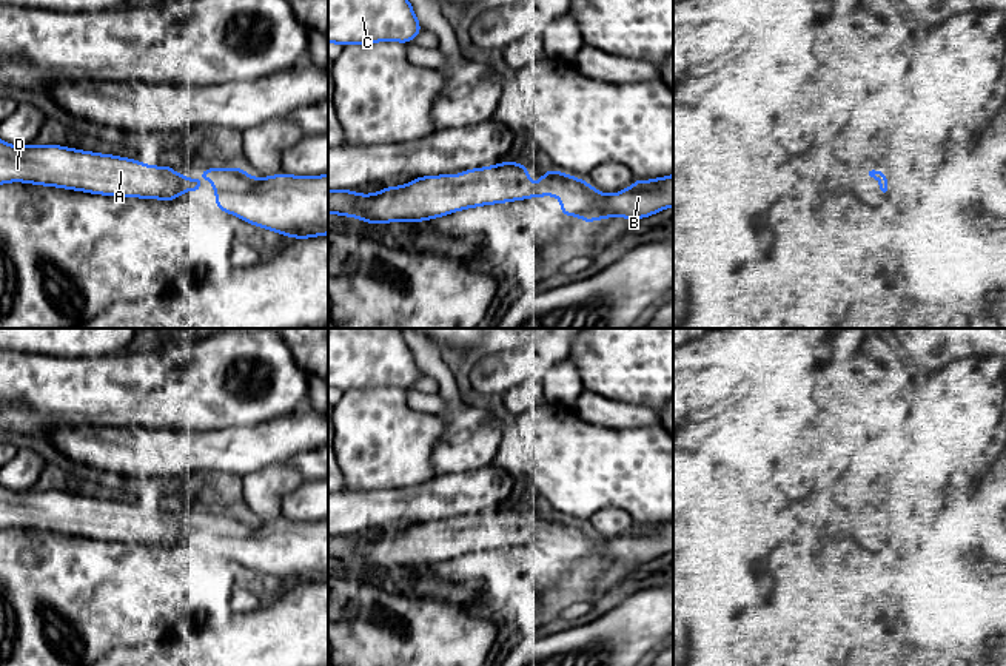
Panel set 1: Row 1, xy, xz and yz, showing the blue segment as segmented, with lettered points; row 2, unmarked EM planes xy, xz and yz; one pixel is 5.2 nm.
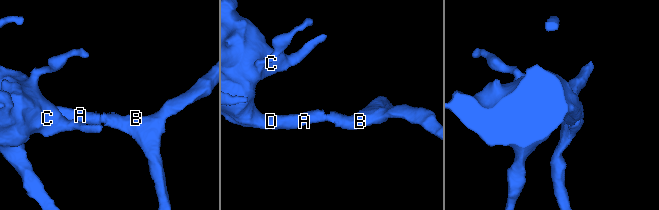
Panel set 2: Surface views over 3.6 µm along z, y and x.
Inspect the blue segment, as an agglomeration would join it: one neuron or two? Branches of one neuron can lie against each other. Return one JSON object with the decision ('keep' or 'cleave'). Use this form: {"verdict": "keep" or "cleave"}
{"verdict": "keep"}

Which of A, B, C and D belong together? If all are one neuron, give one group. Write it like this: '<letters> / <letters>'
A B C D

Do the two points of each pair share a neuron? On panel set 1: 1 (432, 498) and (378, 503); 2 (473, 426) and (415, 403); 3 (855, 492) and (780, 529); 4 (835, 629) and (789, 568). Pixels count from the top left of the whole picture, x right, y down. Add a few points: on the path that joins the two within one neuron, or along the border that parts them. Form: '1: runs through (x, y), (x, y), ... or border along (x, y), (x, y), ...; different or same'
1: runs through (418, 503), (392, 503); same
2: border along (436, 395), (444, 407), (439, 415); different
3: border along (831, 494), (838, 507); different
4: border along (821, 546), (818, 561), (806, 578); different

